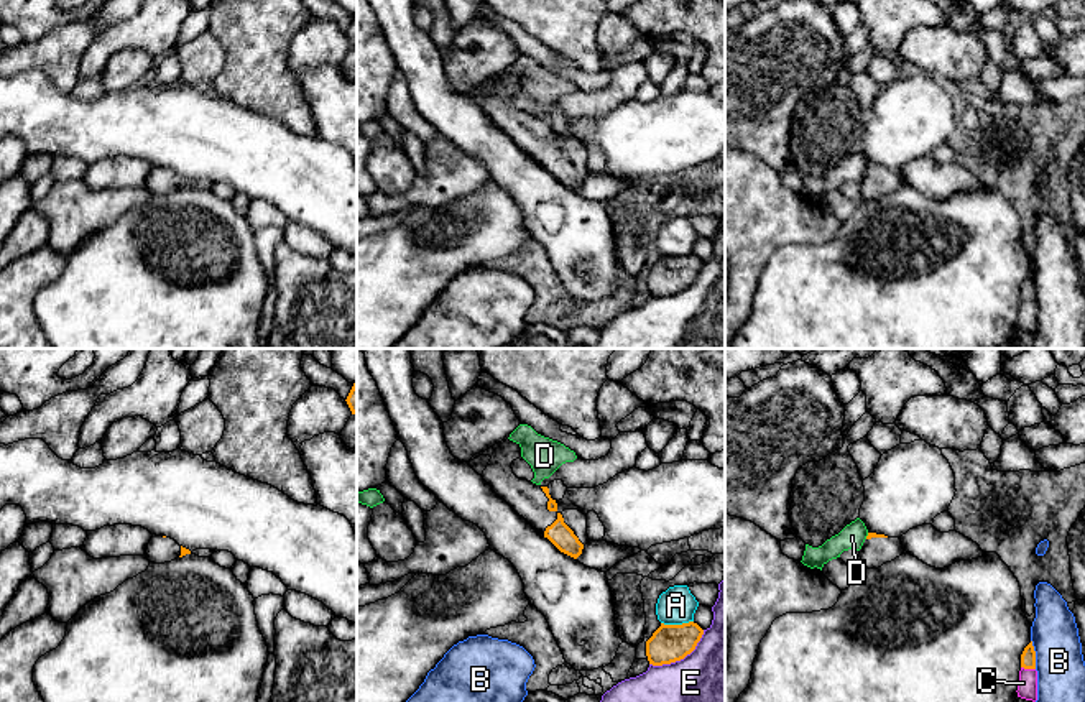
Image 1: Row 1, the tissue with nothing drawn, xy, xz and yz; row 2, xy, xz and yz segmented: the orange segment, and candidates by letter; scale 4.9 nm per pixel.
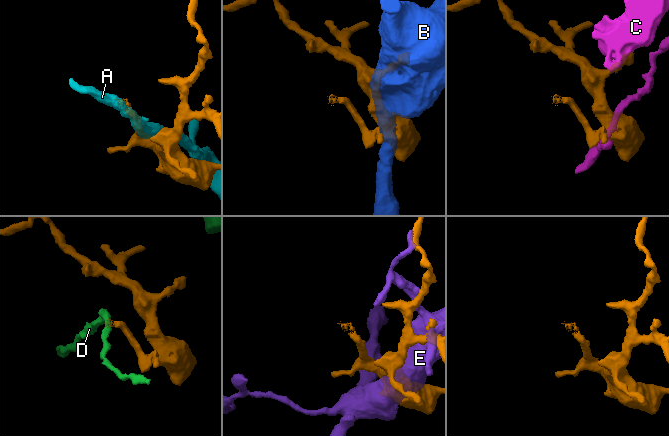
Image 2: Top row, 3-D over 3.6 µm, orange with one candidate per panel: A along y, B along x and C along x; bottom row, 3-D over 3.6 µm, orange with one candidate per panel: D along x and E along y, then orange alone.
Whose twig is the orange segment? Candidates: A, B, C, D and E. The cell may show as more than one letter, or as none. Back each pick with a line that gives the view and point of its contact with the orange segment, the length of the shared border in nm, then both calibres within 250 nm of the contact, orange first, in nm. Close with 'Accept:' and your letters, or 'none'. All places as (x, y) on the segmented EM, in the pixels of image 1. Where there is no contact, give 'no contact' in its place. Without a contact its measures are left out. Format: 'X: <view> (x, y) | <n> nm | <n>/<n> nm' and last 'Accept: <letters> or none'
Accept: none

